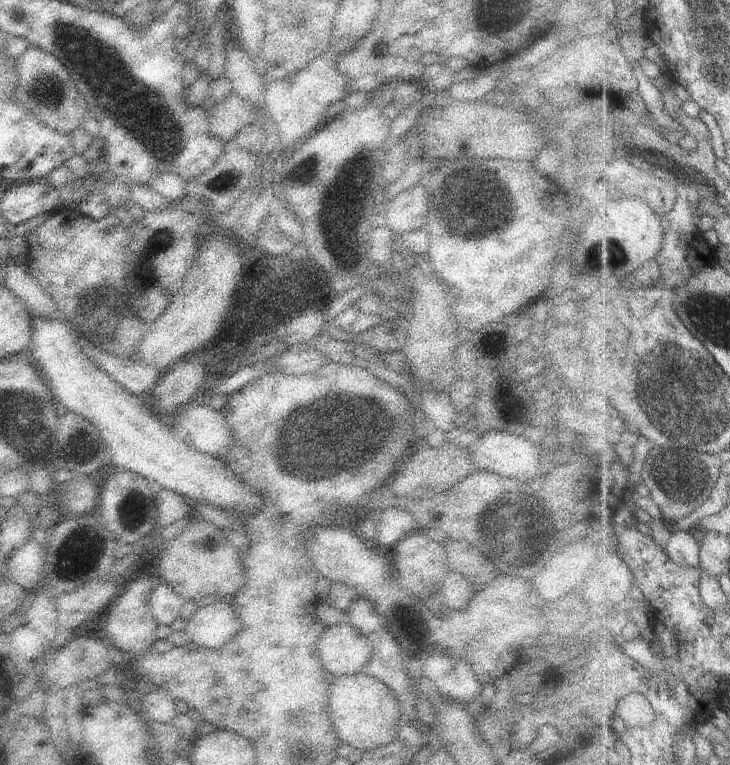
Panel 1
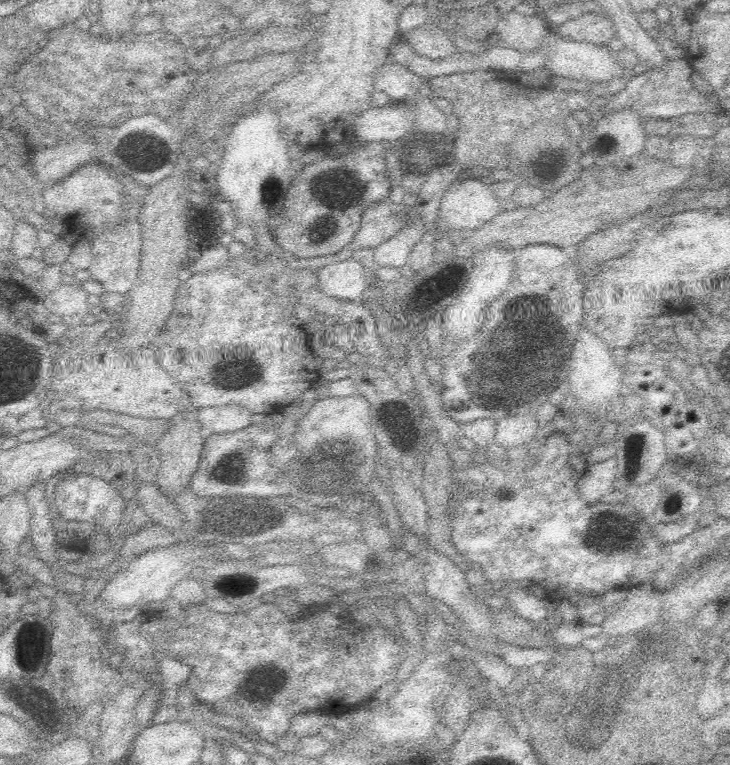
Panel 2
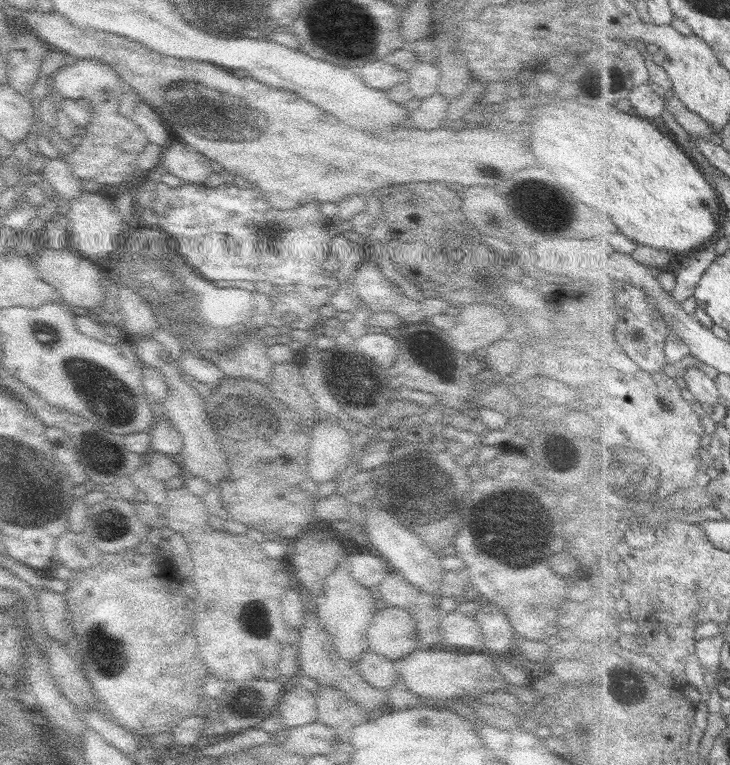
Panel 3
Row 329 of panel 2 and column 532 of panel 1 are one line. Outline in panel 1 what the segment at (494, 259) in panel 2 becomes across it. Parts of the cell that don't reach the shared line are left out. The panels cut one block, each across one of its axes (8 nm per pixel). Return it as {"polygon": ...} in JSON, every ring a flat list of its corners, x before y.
{"polygon":[[489,432,487,436,481,436,478,440,468,441,468,444,471,447,472,461,476,469,509,476,509,478,515,478,521,482,529,482,539,470,537,448,521,436,515,438,513,434,505,434,505,432]]}

